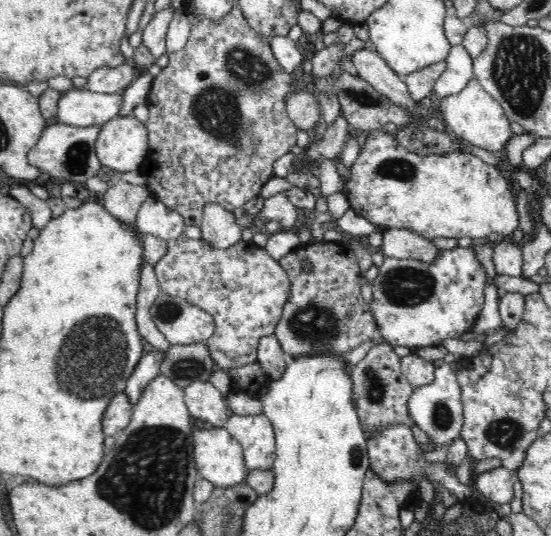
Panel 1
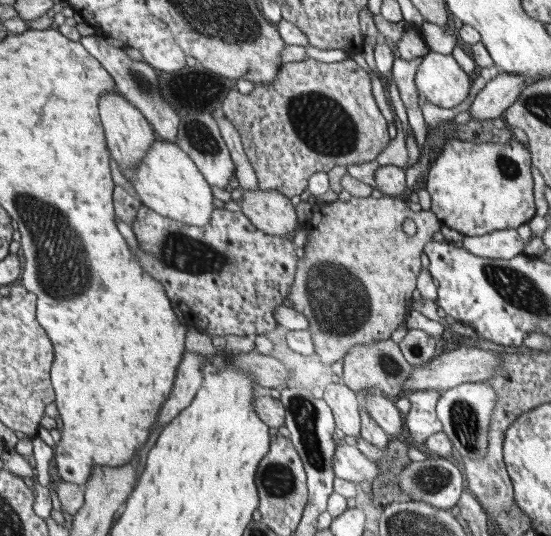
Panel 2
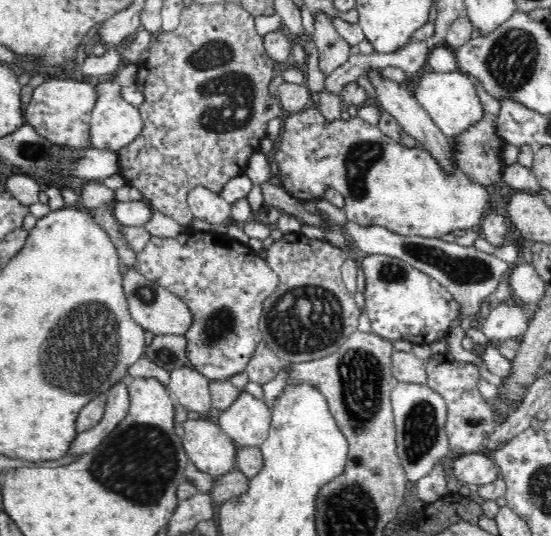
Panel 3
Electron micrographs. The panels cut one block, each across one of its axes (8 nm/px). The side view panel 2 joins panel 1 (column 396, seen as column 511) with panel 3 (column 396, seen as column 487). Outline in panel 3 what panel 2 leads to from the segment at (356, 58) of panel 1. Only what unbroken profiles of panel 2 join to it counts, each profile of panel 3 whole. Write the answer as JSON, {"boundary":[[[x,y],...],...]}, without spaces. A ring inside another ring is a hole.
{"boundary":[[[371,69],[366,72],[367,78],[375,89],[374,101],[377,106],[389,112],[394,119],[396,119],[400,126],[406,131],[414,140],[417,140],[419,146],[427,150],[433,156],[433,159],[445,170],[445,172],[452,172],[454,165],[450,161],[452,150],[450,150],[450,140],[442,133],[440,128],[432,120],[432,117],[416,102],[416,99],[411,98],[410,92],[406,90],[404,84],[398,84],[392,80],[388,80],[381,75],[380,69]]]}

